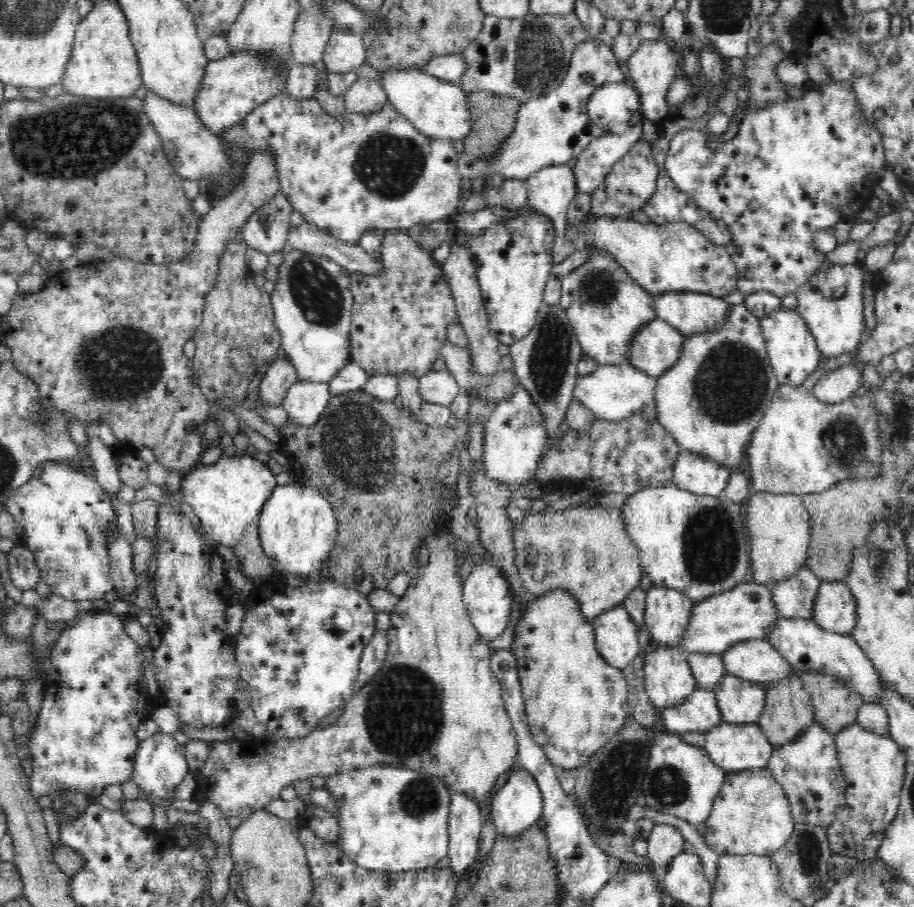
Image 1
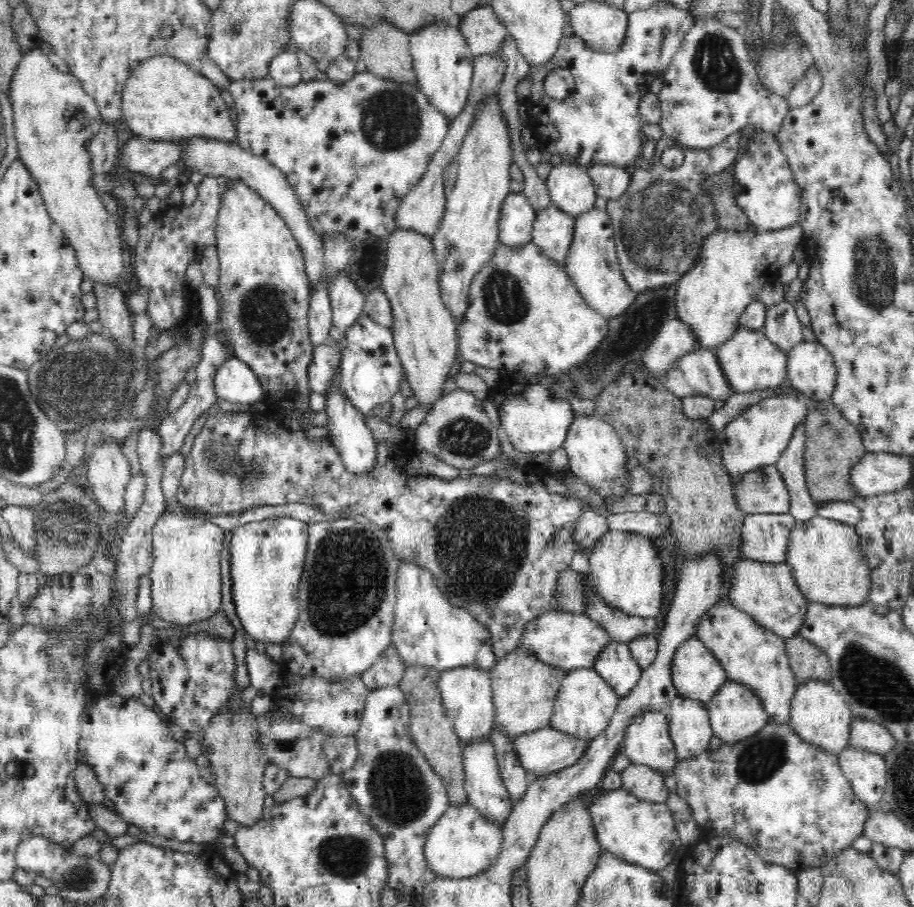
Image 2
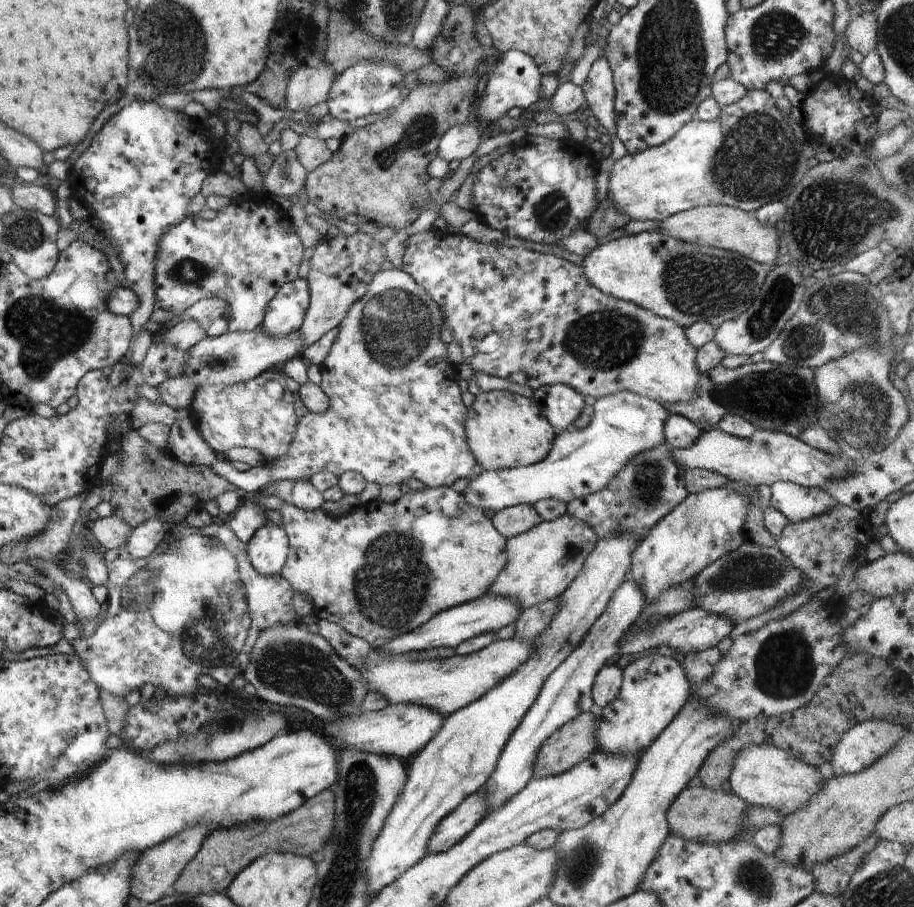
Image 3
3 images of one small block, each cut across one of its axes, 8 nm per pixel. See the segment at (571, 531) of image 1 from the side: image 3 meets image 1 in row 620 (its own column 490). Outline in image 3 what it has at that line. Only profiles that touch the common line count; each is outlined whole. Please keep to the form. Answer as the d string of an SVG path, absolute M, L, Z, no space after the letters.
M566 513L551 521L542 521L524 534L507 538L508 562L488 592L514 599L521 610L559 598L582 570L599 538L586 523Z

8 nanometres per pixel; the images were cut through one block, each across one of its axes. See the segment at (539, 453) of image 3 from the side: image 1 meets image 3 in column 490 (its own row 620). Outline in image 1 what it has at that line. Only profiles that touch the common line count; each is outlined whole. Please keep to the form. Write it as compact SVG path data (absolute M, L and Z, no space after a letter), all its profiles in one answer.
M438 530L438 534L427 534L419 545L419 554L417 556L417 566L411 567L410 572L414 573L414 577L408 586L406 592L399 598L394 610L391 610L391 624L387 633L389 647L386 660L380 672L376 673L374 680L370 680L358 694L354 694L356 698L348 700L348 706L344 708L344 714L334 723L326 724L322 728L313 730L310 734L295 739L277 738L274 742L259 742L257 740L235 740L213 741L210 742L210 754L204 762L204 766L200 772L196 774L197 789L195 790L194 799L197 802L212 802L216 804L225 818L238 817L241 821L248 819L255 811L264 809L270 802L279 800L282 790L297 781L310 780L311 776L328 776L341 774L342 771L361 770L368 766L380 765L384 766L404 766L410 770L424 770L430 775L436 776L446 787L450 793L464 793L467 798L472 798L481 810L489 810L491 814L492 804L492 788L496 784L498 778L502 774L511 771L515 762L518 762L517 736L512 726L512 721L507 715L507 710L503 701L502 689L499 680L493 675L490 668L490 659L492 649L488 647L488 641L478 634L475 626L471 623L466 605L463 603L463 584L460 578L460 562L458 562L458 551L454 547L452 535L448 532Z

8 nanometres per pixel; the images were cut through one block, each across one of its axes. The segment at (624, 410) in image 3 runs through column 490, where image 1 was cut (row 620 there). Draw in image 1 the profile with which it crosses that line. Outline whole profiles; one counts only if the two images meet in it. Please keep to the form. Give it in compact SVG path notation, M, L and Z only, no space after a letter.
M486 553L485 561L480 565L475 565L472 573L463 582L463 599L466 605L471 623L475 626L478 634L486 641L498 638L510 622L512 616L512 602L514 596L508 584L504 571L492 562L491 554Z

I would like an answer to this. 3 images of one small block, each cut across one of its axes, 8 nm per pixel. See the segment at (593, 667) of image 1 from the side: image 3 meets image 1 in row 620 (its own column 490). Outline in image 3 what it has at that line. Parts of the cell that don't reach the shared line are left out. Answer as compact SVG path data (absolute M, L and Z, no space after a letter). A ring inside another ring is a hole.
M426 487L420 491L403 494L397 501L387 502L377 500L375 502L360 504L352 512L339 518L327 515L321 508L311 511L302 510L294 505L290 505L288 502L284 502L279 511L282 515L282 522L284 523L283 529L287 534L289 542L288 556L280 575L290 583L294 592L308 595L312 599L314 615L319 619L340 625L346 632L353 634L355 637L363 638L372 649L380 649L394 637L410 631L416 631L419 626L428 622L434 615L444 609L461 605L468 602L468 600L481 597L484 593L488 593L491 584L497 579L498 574L500 574L500 571L508 562L505 547L507 538L504 538L496 530L492 520L484 515L484 511L481 508L476 508L468 504L464 495L457 493L452 487ZM428 578L432 578L432 582L426 584L426 586L432 586L432 588L422 590L422 586L424 586L422 580L428 580Z

